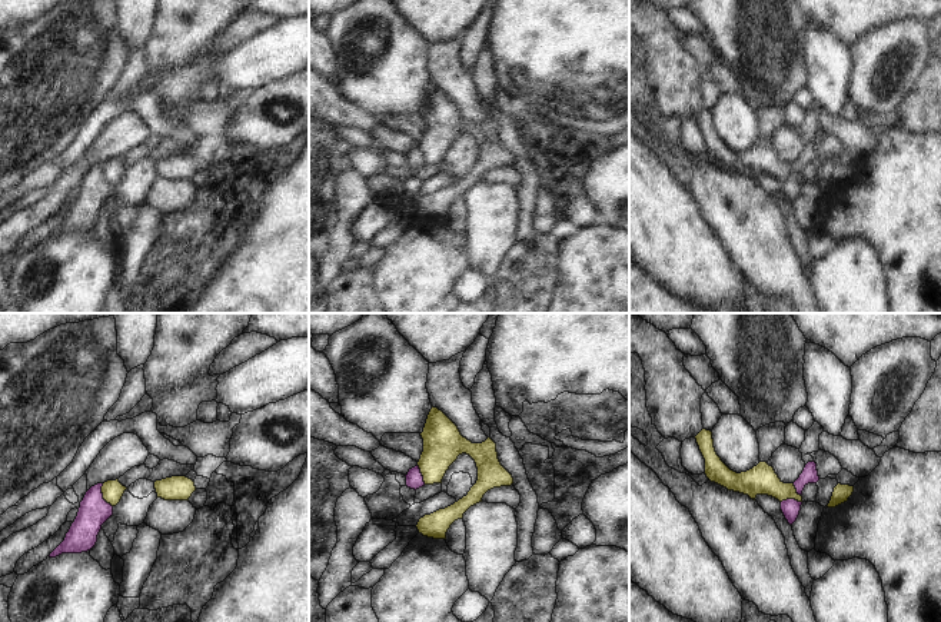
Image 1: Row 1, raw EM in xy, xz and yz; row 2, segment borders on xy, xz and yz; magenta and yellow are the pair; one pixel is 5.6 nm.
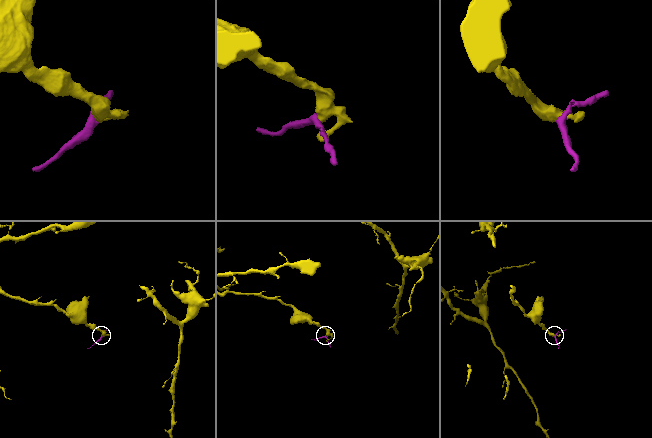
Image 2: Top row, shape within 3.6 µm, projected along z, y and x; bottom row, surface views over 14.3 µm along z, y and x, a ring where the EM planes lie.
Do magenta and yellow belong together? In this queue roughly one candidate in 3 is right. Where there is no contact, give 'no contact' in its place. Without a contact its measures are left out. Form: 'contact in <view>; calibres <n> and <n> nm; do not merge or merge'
contact in xy; calibres 170 and 120 nm; do not merge

